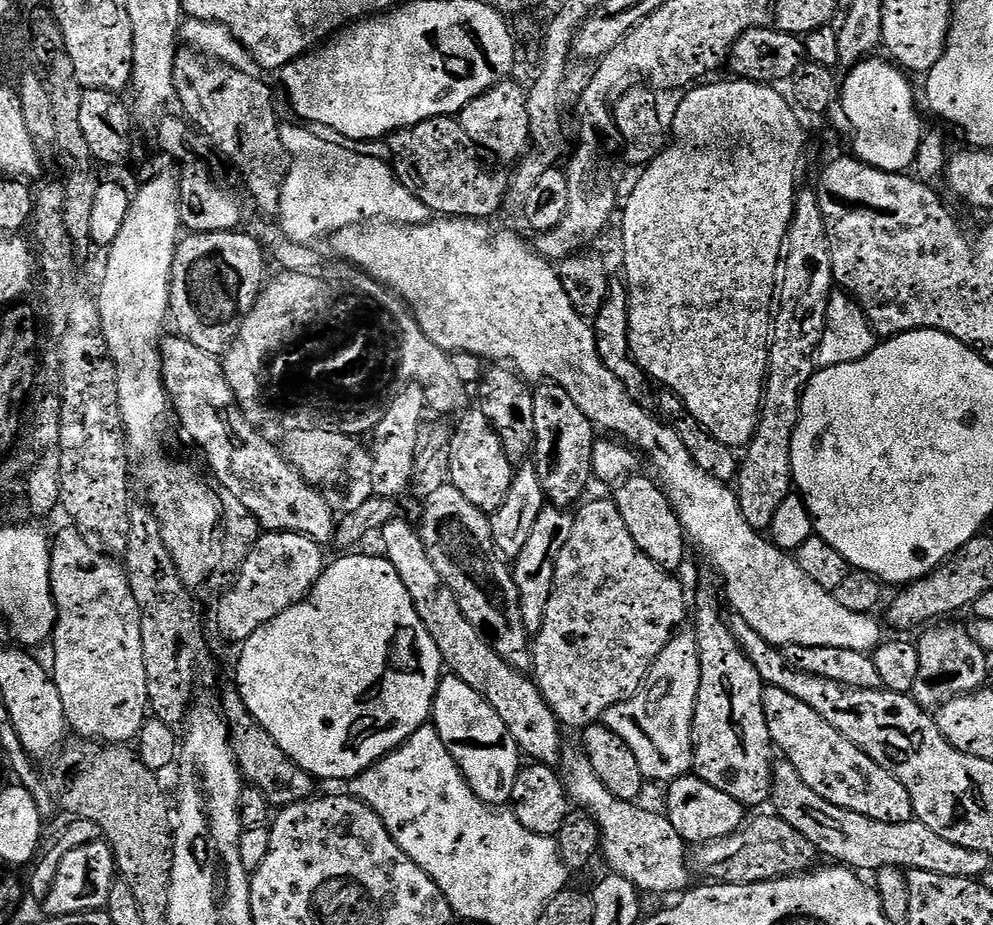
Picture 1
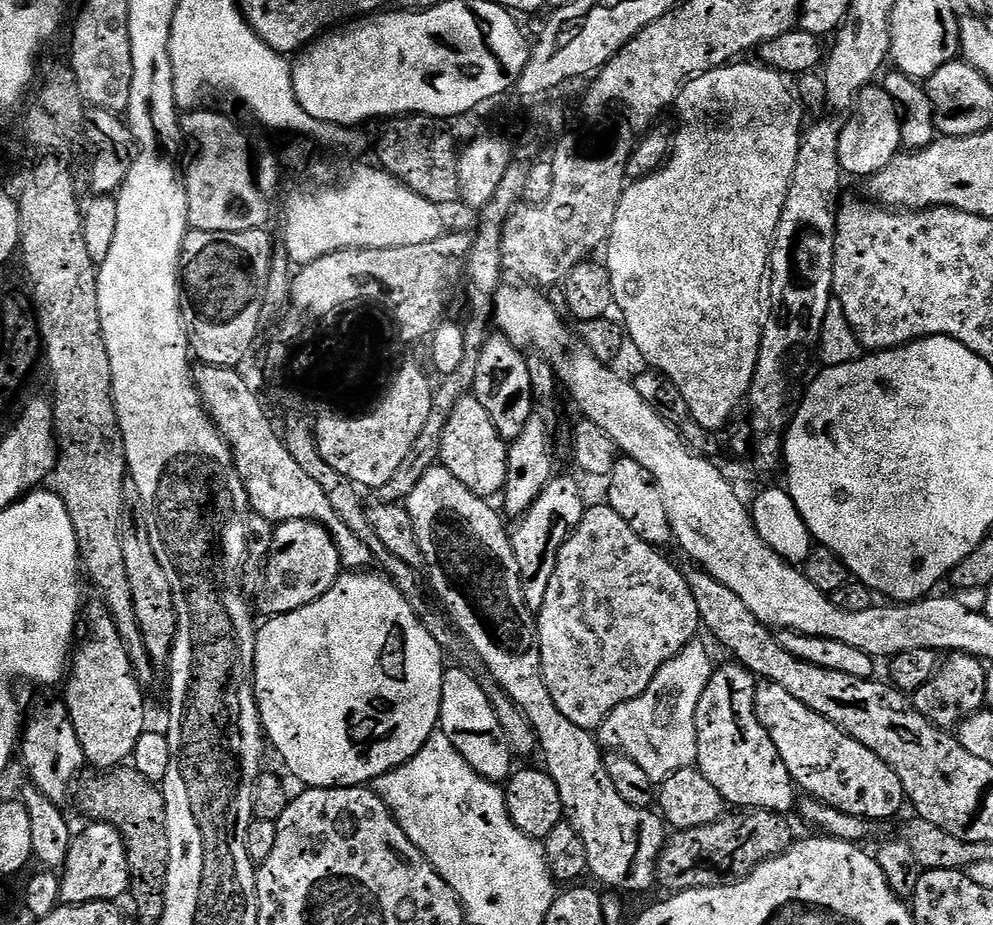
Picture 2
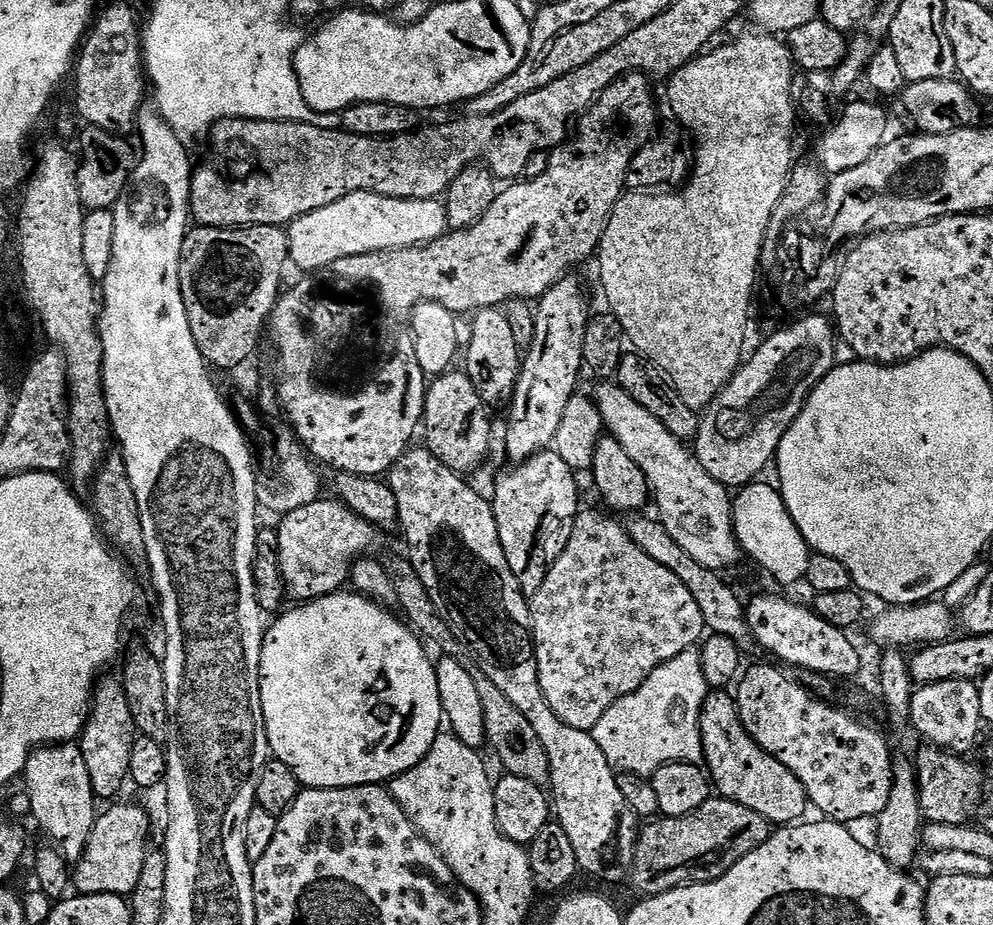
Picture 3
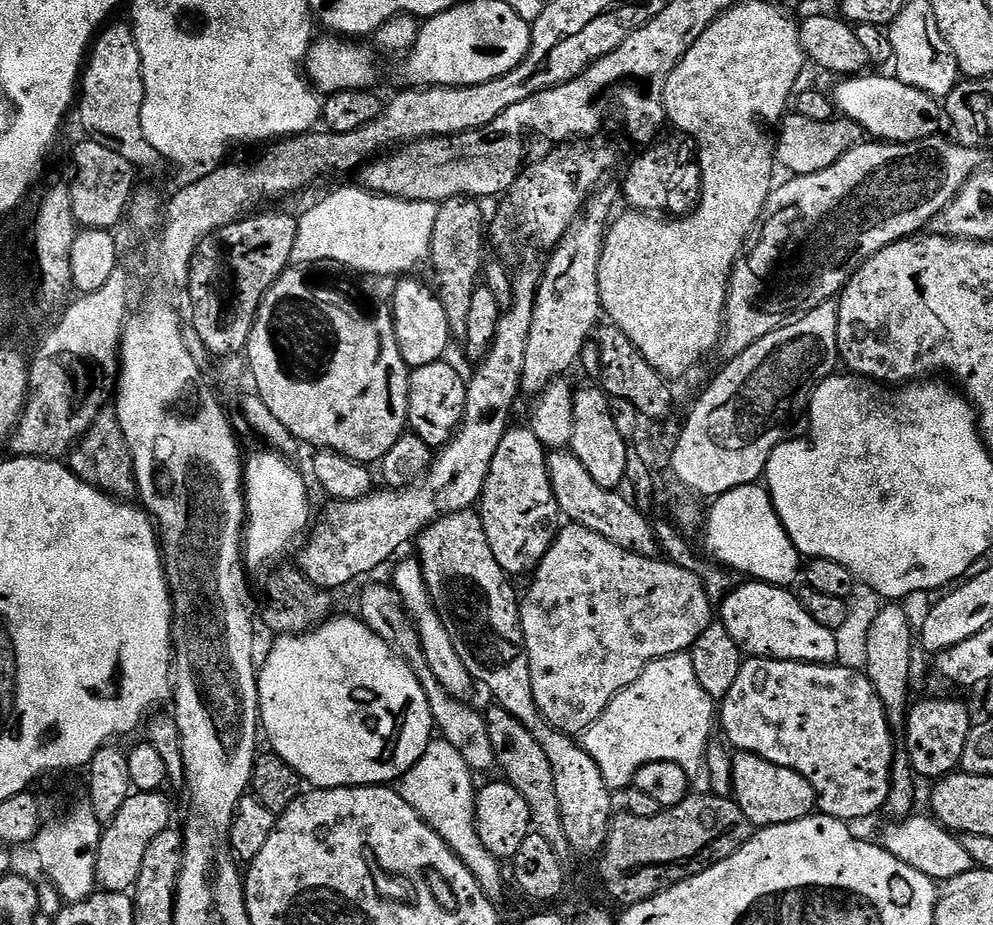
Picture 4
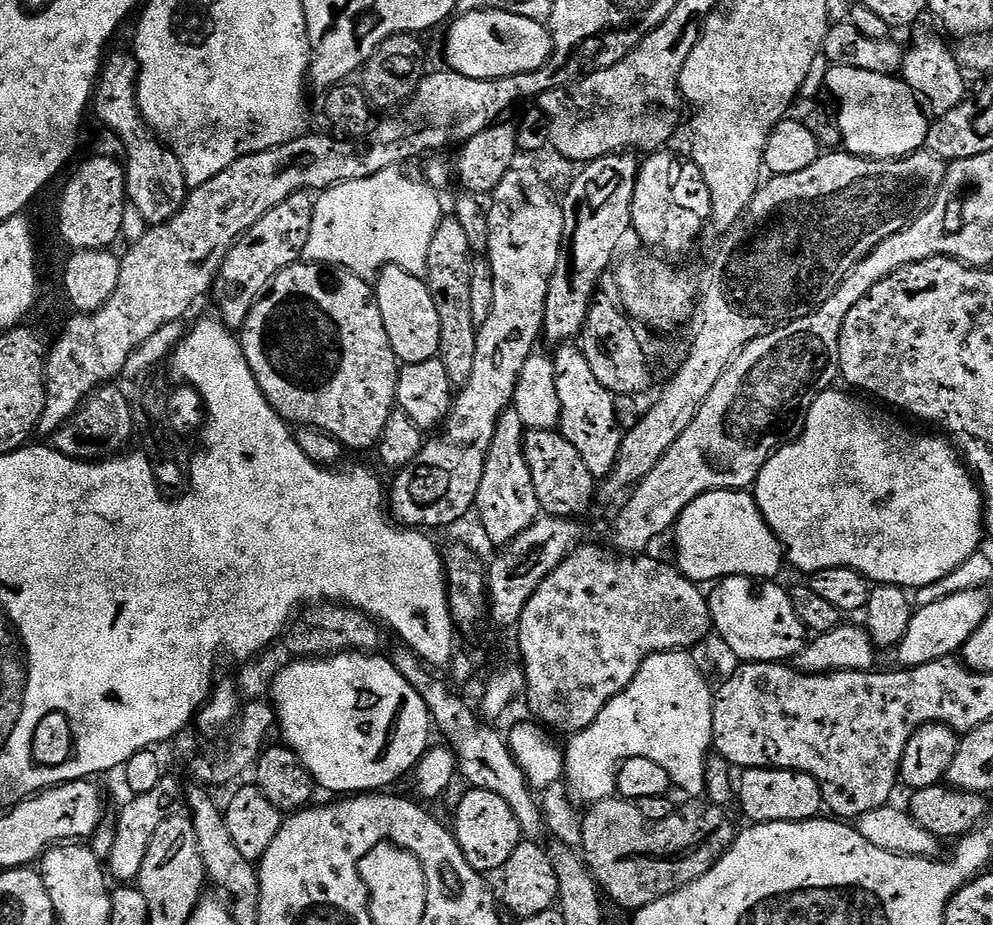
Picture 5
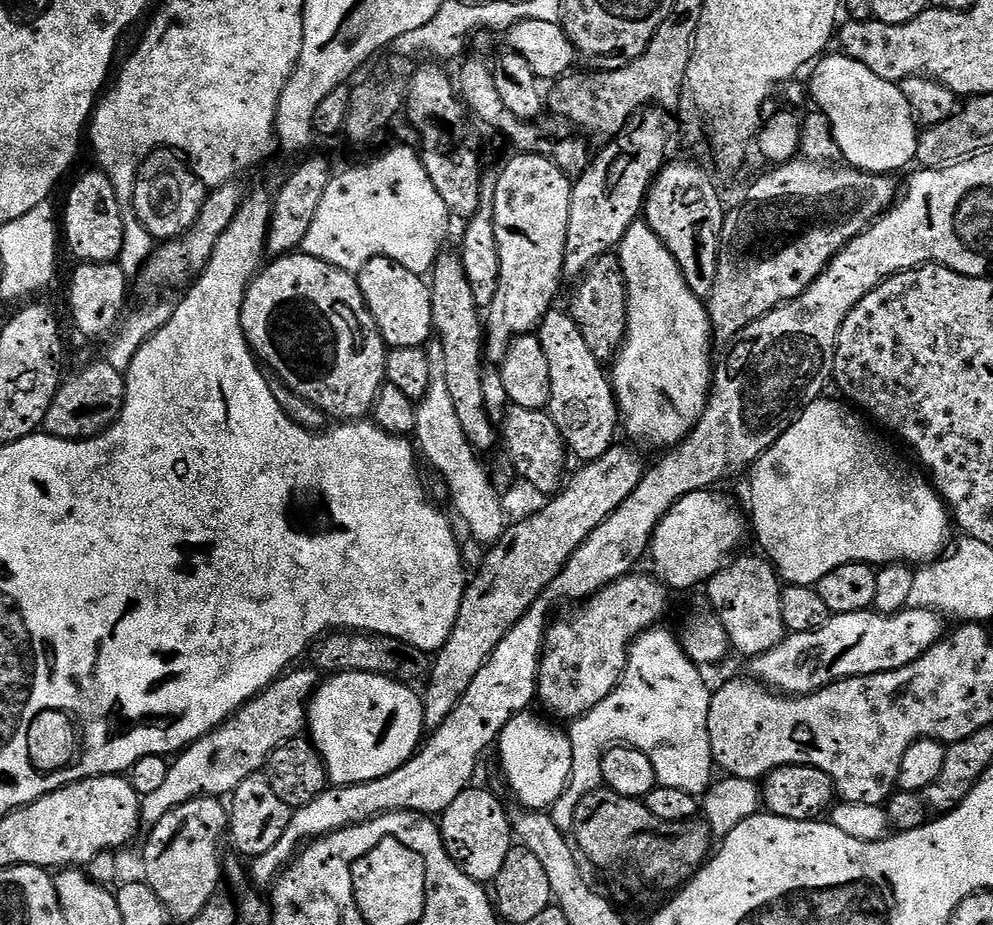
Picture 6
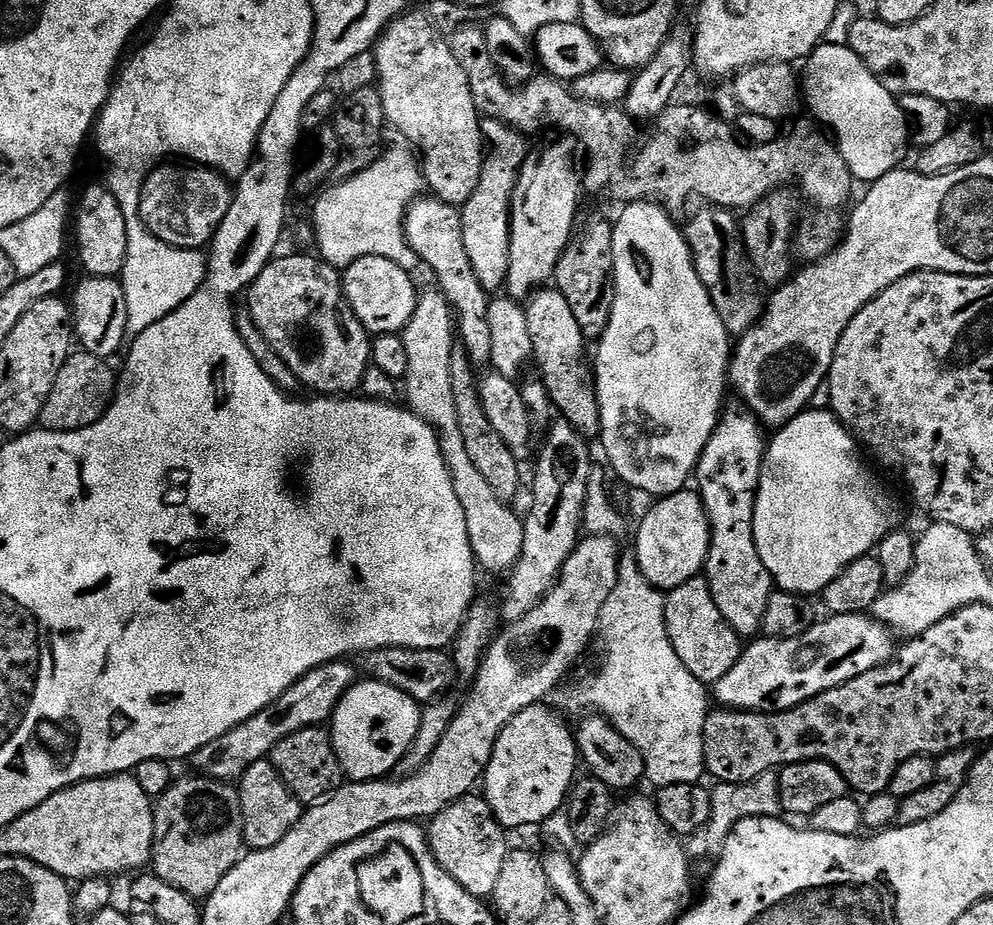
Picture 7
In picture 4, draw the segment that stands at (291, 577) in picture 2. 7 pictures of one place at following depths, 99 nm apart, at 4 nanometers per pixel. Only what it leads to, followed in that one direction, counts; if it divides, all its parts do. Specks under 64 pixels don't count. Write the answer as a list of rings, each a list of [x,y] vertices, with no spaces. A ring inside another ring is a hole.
[[[524,268],[520,273],[515,273],[512,281],[512,305],[501,315],[491,348],[483,360],[475,365],[476,373],[473,374],[472,380],[470,376],[467,381],[468,397],[464,407],[464,420],[456,429],[456,435],[435,453],[427,472],[402,488],[385,487],[384,492],[373,491],[371,496],[362,500],[332,500],[321,516],[319,513],[318,519],[311,525],[303,541],[305,544],[300,557],[295,557],[294,560],[296,567],[302,570],[302,574],[306,574],[306,578],[310,578],[310,582],[314,582],[314,586],[329,590],[346,587],[351,580],[382,567],[399,548],[406,547],[411,540],[413,543],[420,533],[425,532],[438,518],[454,512],[467,512],[479,501],[484,493],[486,478],[490,474],[490,462],[494,462],[494,454],[498,450],[498,442],[502,442],[513,423],[512,407],[515,406],[516,399],[521,399],[522,396],[520,383],[526,362],[526,342],[530,338],[530,322],[534,318],[540,277],[541,273],[532,268]]]

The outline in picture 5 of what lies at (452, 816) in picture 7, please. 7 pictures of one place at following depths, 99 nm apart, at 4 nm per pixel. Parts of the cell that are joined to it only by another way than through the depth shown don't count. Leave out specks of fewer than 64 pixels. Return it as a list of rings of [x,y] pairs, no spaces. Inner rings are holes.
[[[469,787],[467,791],[456,808],[456,828],[454,827],[456,841],[466,862],[470,862],[475,872],[499,873],[510,858],[510,854],[513,854],[522,841],[518,818],[514,818],[514,810],[506,806],[506,798],[498,798],[498,794],[481,788]]]

